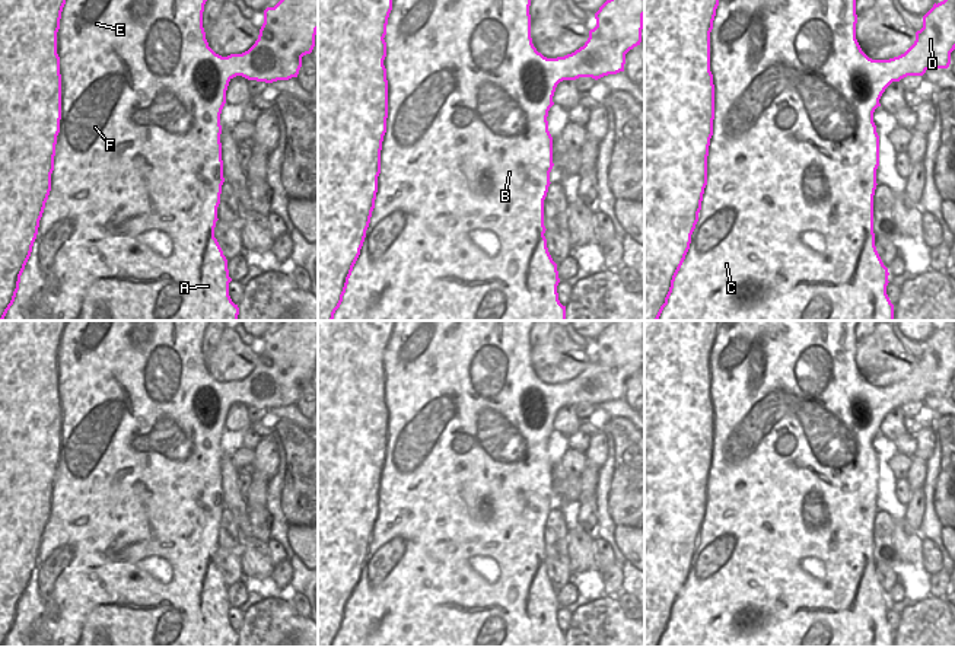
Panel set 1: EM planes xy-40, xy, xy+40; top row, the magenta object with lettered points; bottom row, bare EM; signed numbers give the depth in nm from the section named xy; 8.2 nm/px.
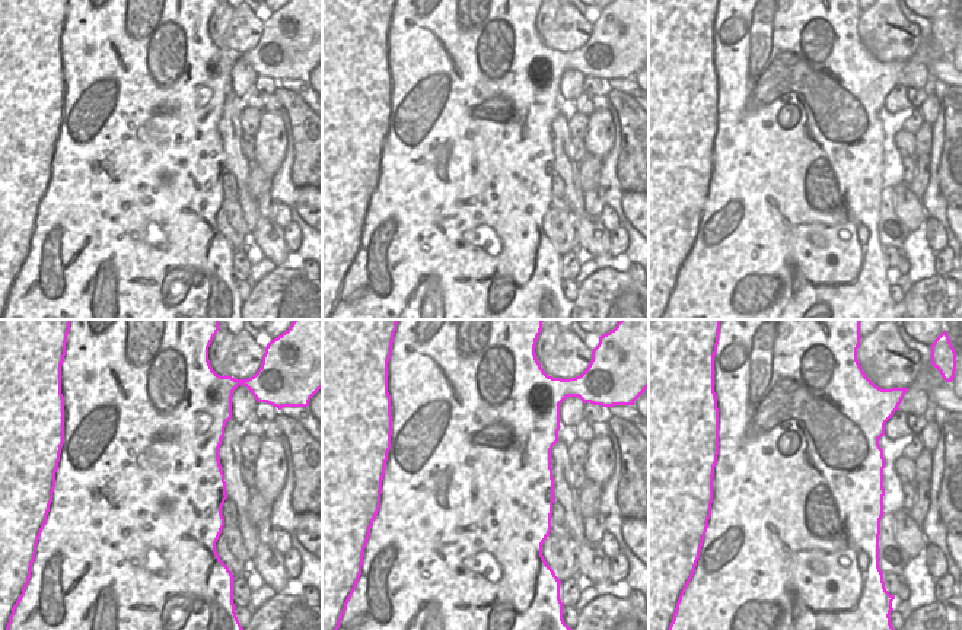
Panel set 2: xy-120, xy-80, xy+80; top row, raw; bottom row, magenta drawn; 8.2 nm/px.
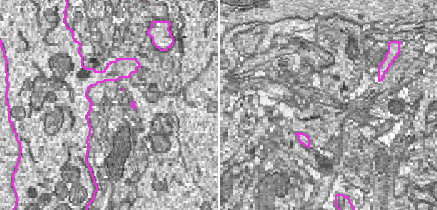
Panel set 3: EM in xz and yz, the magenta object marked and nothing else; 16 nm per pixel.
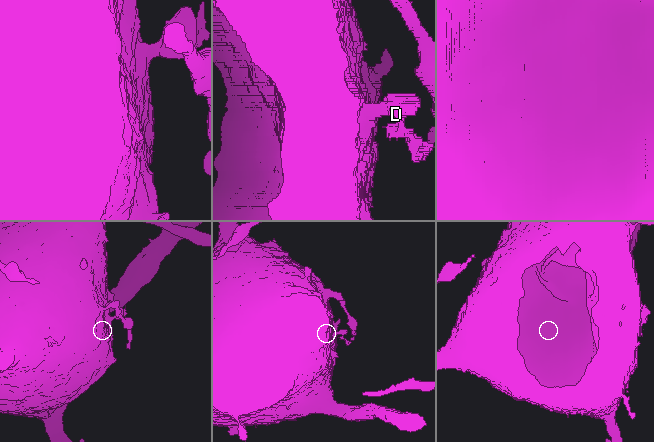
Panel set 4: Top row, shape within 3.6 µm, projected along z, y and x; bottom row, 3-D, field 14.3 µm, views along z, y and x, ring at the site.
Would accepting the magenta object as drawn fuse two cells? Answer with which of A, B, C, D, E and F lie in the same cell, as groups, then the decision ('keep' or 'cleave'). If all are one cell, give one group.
groups A B C D E F; keep

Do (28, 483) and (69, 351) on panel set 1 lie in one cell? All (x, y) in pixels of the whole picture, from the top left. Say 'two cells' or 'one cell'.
one cell

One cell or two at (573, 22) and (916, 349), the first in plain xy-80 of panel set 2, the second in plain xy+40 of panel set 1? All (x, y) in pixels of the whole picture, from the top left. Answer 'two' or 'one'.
two

